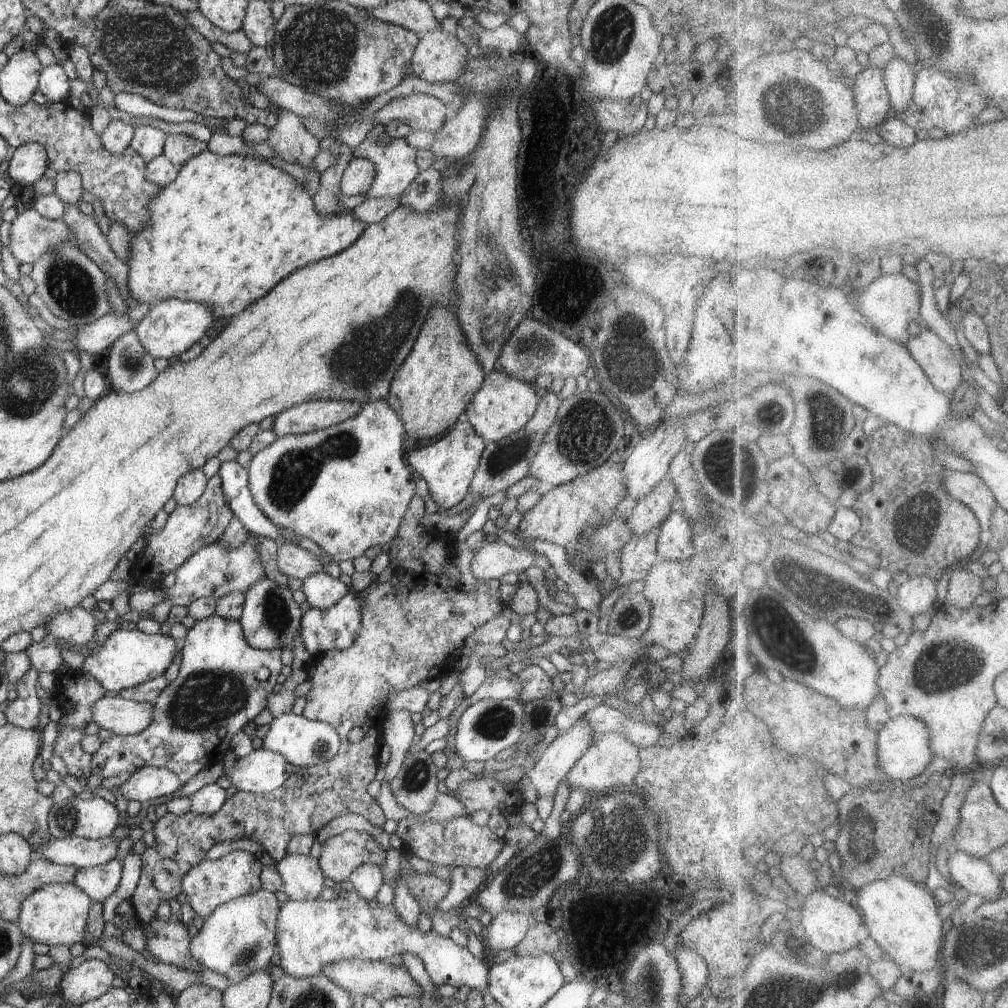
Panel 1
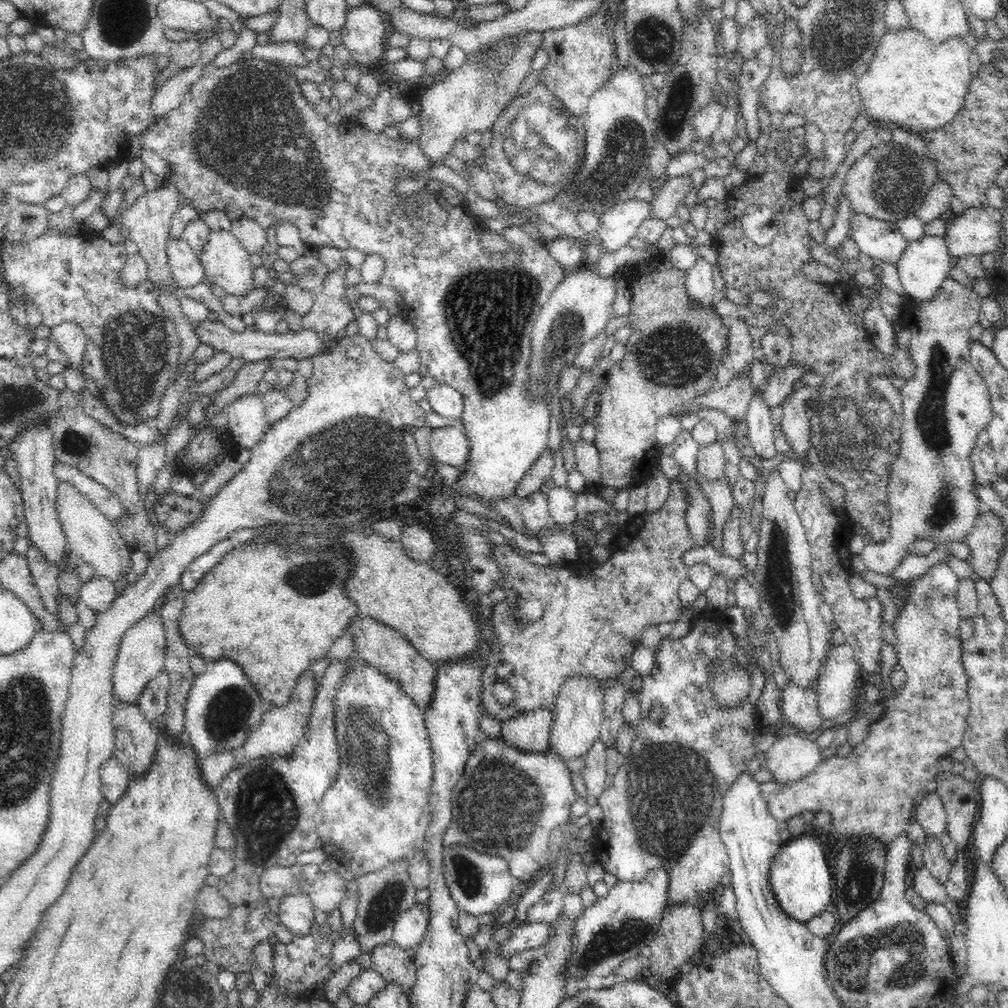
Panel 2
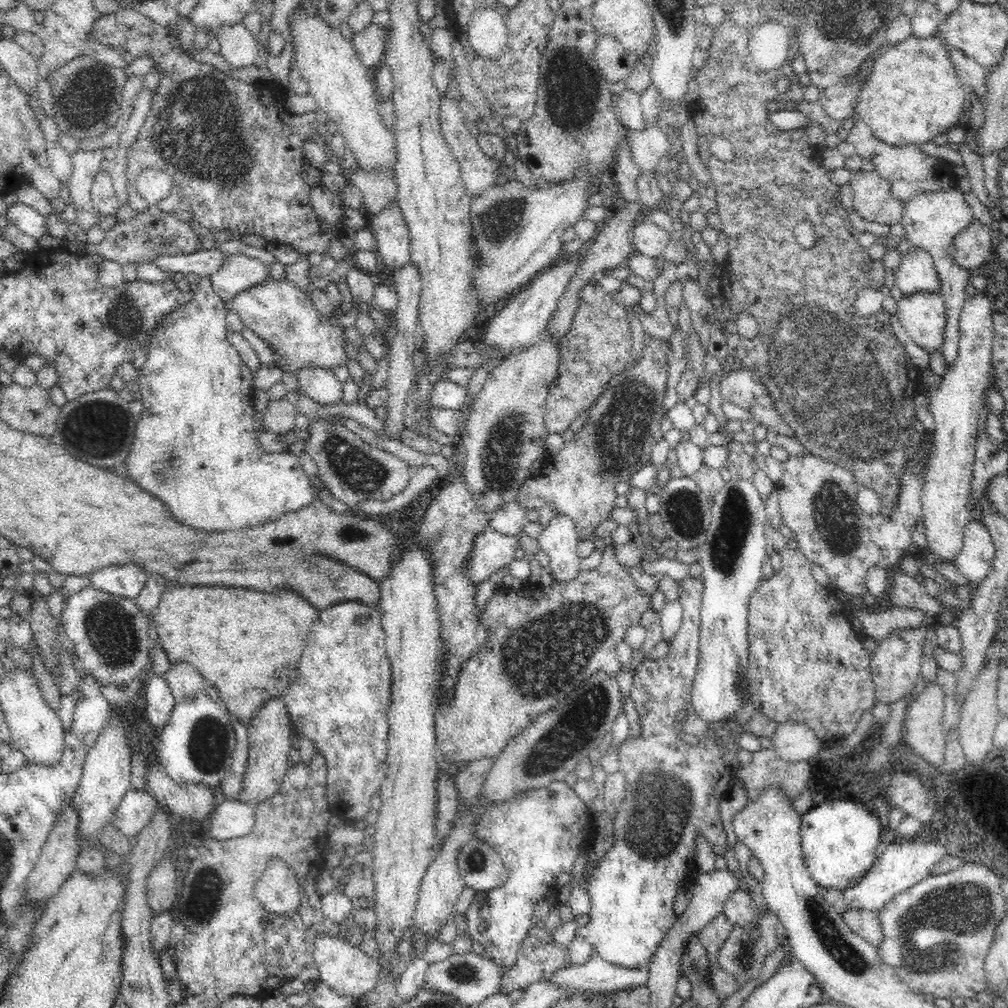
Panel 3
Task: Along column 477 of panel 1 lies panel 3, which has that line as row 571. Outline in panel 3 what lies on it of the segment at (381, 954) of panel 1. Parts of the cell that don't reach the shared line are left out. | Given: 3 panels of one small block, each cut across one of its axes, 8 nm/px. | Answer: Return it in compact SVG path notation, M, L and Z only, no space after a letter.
M975 520L968 522L963 530L963 547L953 558L962 578L979 584L991 569L995 556L991 532Z

